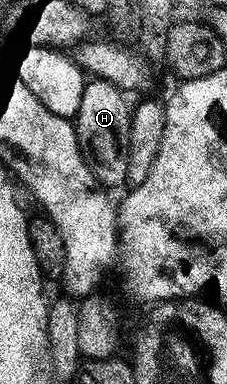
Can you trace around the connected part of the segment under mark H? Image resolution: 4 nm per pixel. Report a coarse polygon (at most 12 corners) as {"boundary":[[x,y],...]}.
{"boundary":[[90,78],[75,116],[106,189],[127,180],[131,103]]}

